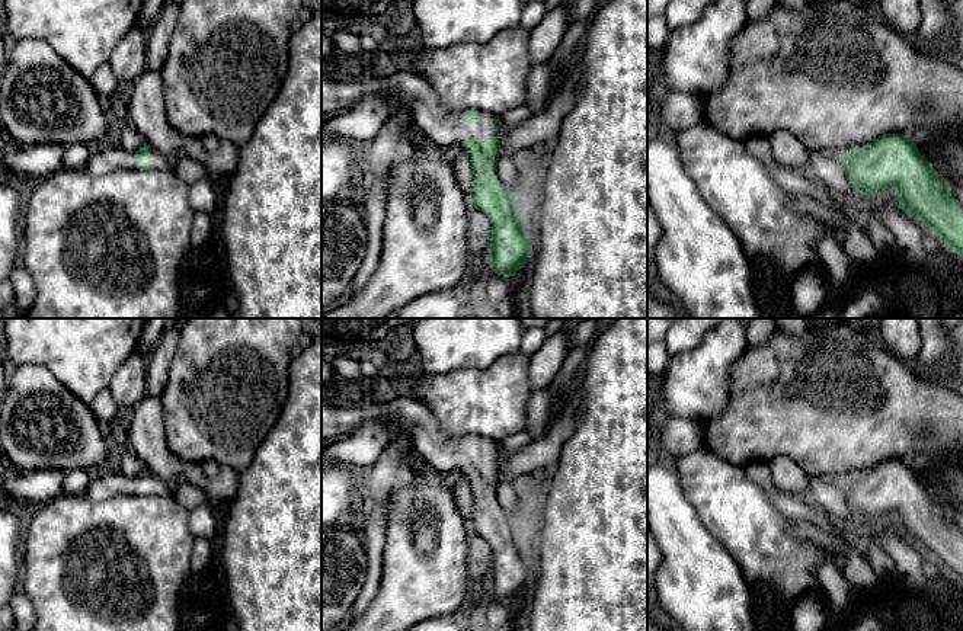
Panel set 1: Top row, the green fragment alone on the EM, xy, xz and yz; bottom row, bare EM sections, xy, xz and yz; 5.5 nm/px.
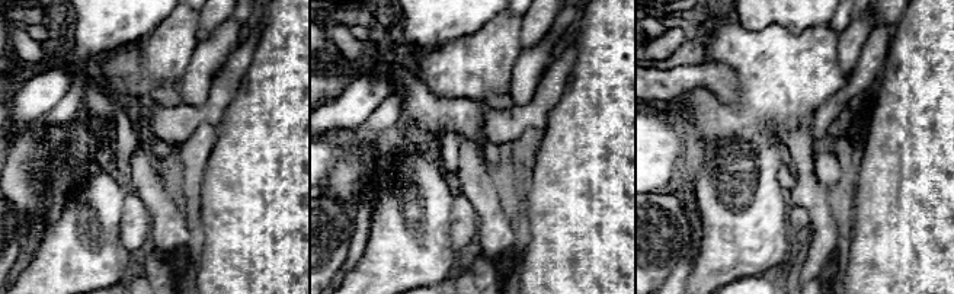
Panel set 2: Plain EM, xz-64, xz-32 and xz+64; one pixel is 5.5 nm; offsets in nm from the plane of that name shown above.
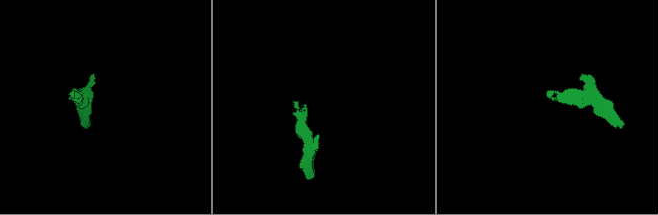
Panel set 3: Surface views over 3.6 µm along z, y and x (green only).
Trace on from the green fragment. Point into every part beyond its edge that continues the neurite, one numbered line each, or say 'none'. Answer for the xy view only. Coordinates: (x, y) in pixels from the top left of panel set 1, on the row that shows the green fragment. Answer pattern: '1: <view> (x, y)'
1: xy (159, 162)

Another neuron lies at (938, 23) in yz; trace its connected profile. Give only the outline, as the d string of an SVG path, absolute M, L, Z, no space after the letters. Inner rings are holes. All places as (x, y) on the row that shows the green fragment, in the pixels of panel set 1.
M919 0L921 22L914 36L918 47L927 51L943 51L953 41L962 23L962 6L944 0Z

